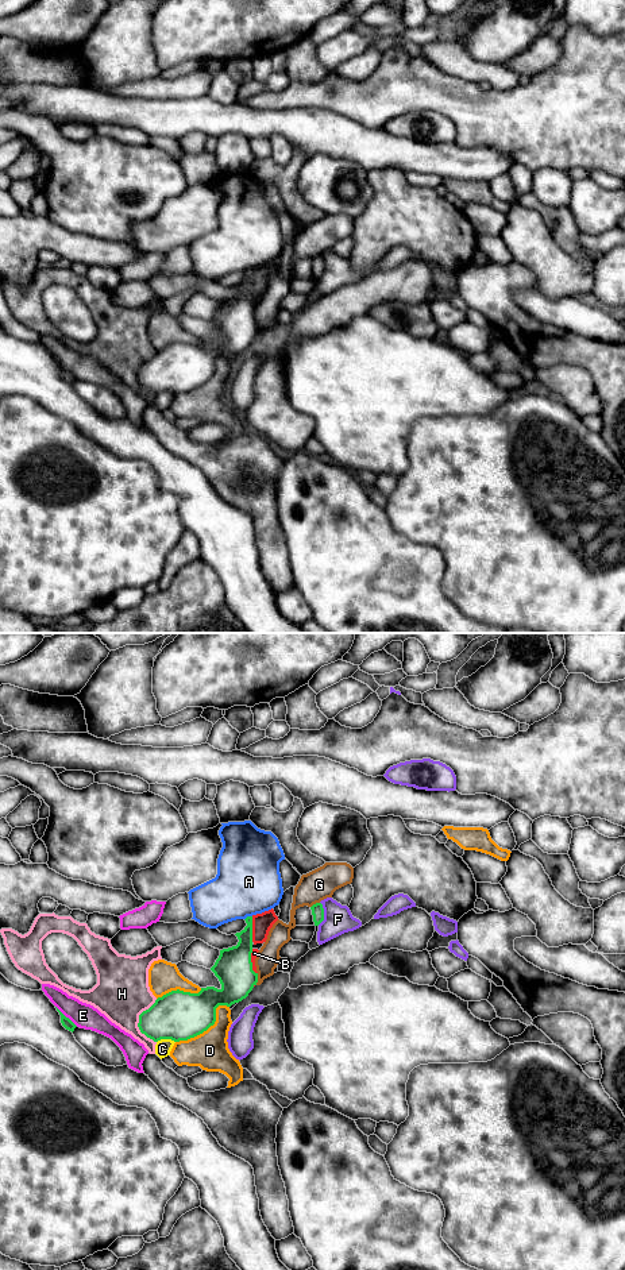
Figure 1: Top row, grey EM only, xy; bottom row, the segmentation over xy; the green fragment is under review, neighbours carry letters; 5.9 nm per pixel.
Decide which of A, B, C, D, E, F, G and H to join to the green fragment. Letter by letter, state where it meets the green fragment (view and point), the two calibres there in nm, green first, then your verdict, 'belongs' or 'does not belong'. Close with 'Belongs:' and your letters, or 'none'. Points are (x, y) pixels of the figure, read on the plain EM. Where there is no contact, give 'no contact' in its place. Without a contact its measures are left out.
A: xy (247, 269) | 150/380 nm | does not belong
B: xy (251, 281) | 220/120 nm | belongs
C: xy (165, 390) | 300/100 nm | does not belong
D: xy (208, 379) | 300/220 nm | does not belong
E: xy (65, 369) | 60/150 nm | does not belong
F: xy (323, 266) | 80/180 nm | does not belong
G: xy (257, 331) | 220/140 nm | does not belong
H: xy (139, 374) | 300/320 nm | does not belong
Belongs: B

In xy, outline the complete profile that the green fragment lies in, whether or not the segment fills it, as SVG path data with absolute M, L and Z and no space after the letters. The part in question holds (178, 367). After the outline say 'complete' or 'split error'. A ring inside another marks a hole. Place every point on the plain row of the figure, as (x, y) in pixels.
M274 262L265 263L252 269L247 269L247 278L235 287L239 294L236 298L220 302L220 308L216 312L211 323L219 331L221 340L215 339L201 340L198 346L190 346L184 343L171 343L162 350L158 350L155 355L139 367L138 379L147 390L158 394L161 391L171 391L174 394L188 393L207 383L216 374L216 360L219 358L231 359L235 355L242 354L248 348L252 340L258 335L258 324L255 319L255 310L258 301L252 298L263 296L267 292L269 283L278 273Z; split error

